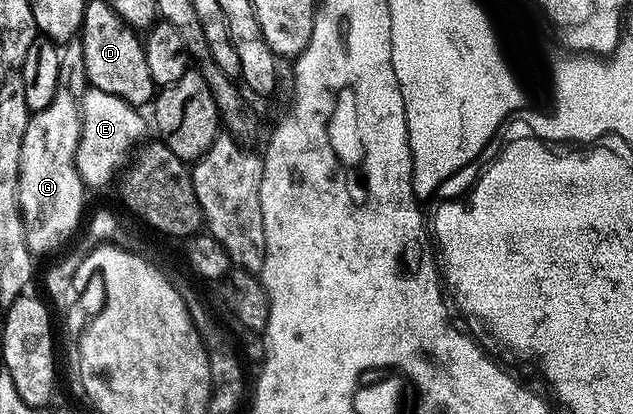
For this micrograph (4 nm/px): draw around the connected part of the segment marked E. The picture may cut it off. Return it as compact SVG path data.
M91 87L85 90L84 97L82 93L79 98L80 138L76 148L76 166L85 186L92 190L100 189L111 181L113 184L118 170L129 160L134 146L145 140L144 117L137 106L118 99L118 95L106 95L106 91Z

